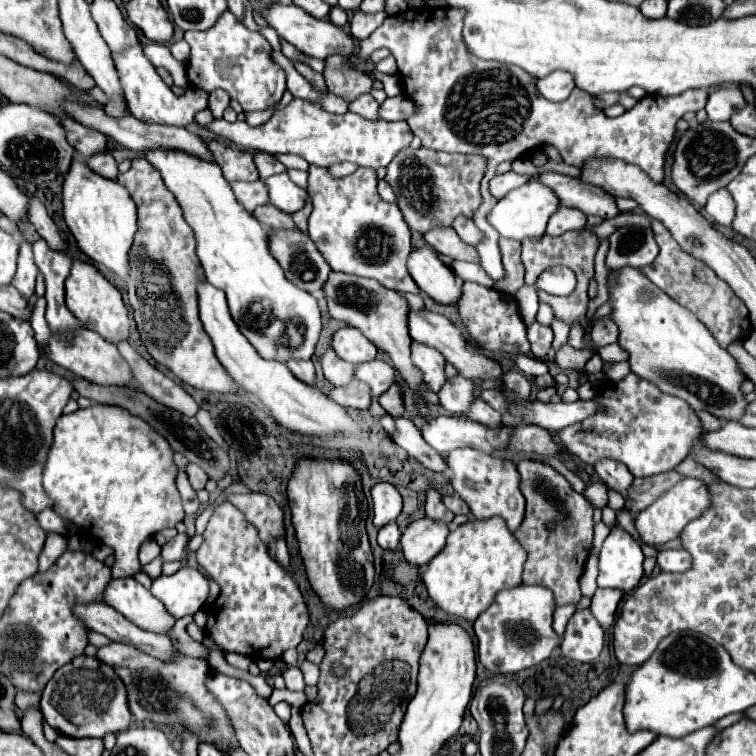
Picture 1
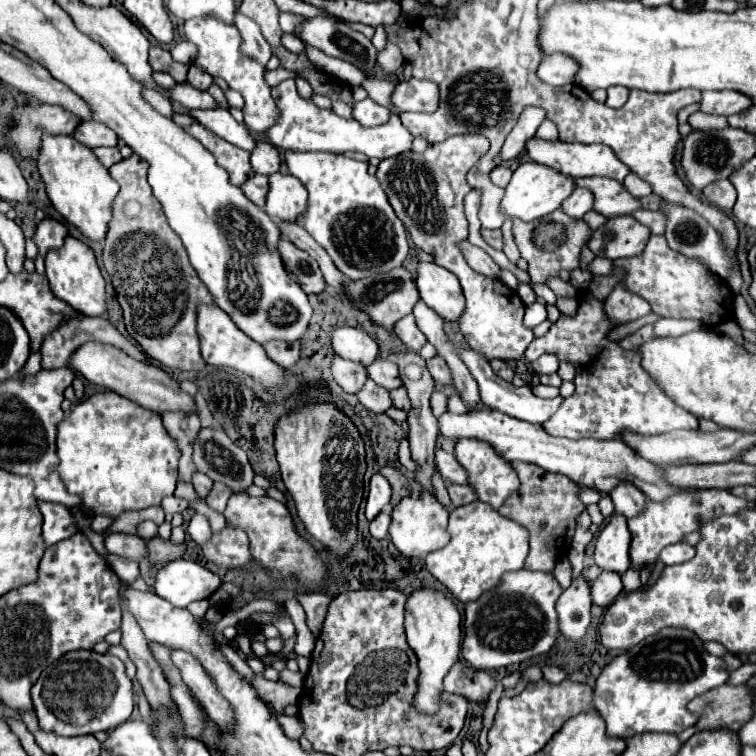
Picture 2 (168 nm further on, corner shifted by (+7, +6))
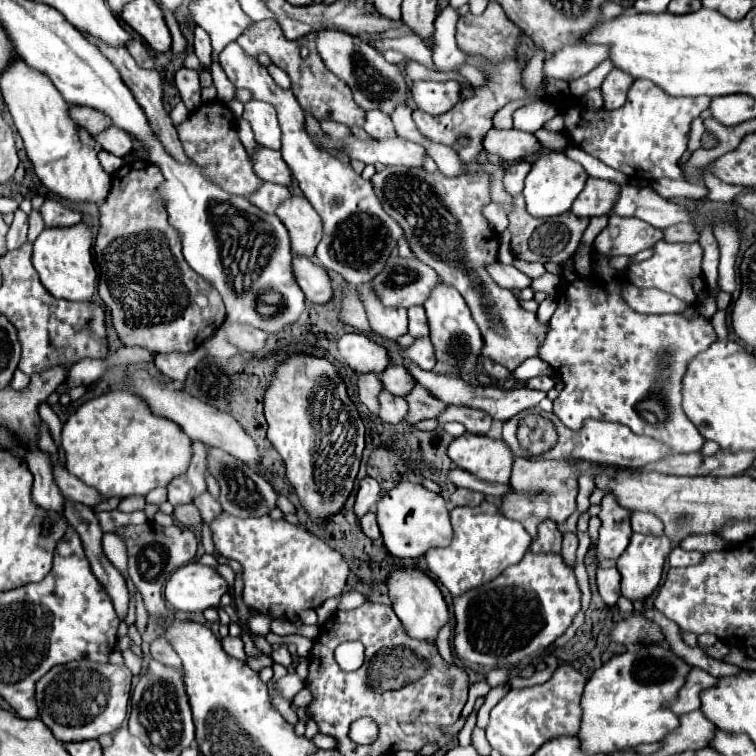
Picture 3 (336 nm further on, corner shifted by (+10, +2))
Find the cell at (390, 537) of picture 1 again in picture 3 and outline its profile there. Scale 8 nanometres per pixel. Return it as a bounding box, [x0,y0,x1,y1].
[361,512,381,540]

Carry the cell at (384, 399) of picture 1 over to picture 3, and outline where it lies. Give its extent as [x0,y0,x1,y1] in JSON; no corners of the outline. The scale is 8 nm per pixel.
[405,384,447,424]

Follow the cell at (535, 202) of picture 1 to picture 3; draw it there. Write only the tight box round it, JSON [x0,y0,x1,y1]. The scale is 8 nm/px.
[525,152,587,218]

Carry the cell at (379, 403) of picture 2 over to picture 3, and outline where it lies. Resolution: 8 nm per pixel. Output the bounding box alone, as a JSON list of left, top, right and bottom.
[379,390,407,424]

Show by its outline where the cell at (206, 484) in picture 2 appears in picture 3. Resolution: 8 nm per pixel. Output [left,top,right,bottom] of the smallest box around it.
[193,492,223,524]

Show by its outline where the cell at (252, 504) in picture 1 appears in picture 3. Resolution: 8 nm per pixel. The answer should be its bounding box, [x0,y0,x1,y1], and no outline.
[209,512,349,622]

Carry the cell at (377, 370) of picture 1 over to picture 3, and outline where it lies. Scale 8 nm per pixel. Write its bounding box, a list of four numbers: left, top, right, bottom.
[381,366,417,396]

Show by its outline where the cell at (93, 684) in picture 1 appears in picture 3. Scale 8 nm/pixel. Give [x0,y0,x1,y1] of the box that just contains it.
[37,660,131,742]

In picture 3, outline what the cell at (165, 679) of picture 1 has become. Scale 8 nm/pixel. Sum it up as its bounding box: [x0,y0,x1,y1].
[123,650,141,676]

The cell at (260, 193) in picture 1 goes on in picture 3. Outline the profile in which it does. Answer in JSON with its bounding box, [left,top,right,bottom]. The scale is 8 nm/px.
[249,182,291,214]

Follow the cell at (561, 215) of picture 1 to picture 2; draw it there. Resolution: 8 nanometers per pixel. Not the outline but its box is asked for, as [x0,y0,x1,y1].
[562,188,592,218]

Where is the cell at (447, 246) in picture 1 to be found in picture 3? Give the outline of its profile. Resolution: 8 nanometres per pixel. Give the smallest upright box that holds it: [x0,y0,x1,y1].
[487,262,533,290]

